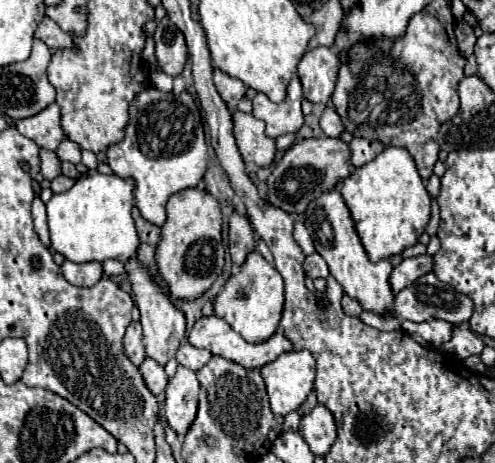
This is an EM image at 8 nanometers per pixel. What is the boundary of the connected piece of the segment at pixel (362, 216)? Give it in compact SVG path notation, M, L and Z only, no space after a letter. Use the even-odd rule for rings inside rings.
M386 147L370 163L354 169L350 177L342 181L340 193L352 213L370 261L400 255L418 241L430 219L430 195L418 175L412 155L402 147Z

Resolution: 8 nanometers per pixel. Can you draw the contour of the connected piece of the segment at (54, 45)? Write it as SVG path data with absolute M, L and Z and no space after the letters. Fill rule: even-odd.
M46 17L46 19L38 25L34 37L40 39L40 41L44 41L46 47L52 49L52 51L62 49L62 47L72 47L72 39L70 39L70 35L64 33L64 31L60 29L60 25L54 23L50 17Z

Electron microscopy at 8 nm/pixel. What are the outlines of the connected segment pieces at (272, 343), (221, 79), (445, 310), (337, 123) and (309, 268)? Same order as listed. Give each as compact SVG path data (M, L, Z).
M210 315L210 317L202 317L196 321L196 325L192 327L190 335L188 335L188 343L192 343L194 347L202 347L208 349L212 355L220 355L224 359L230 359L246 369L260 369L262 365L274 361L278 355L282 355L284 351L292 349L292 341L282 333L282 329L278 329L270 339L262 341L262 343L248 343L244 341L224 319Z
M214 69L214 85L216 85L216 91L220 93L220 97L224 99L224 103L228 105L230 111L236 109L238 101L246 93L246 85L240 79L234 79L226 73L222 73L220 69Z
M434 273L422 275L410 287L396 293L396 297L394 297L392 305L390 305L392 315L396 315L400 319L410 319L414 323L444 319L444 321L450 321L454 325L460 325L460 323L464 323L464 321L468 321L472 317L472 311L474 311L472 299L468 295L464 295L464 293L458 293L454 287L442 283Z
M326 105L326 109L322 111L320 127L322 127L324 135L328 135L328 137L340 137L340 133L344 131L344 125L342 125L342 121L332 105Z
M318 253L308 255L308 257L304 259L302 267L304 267L304 275L306 275L306 277L312 277L312 279L328 277L328 275L330 275L330 273L328 273L328 265L326 265L326 261L324 261Z

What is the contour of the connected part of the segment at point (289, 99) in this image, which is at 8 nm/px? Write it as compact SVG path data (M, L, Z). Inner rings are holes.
M294 73L288 83L284 101L272 103L264 93L258 93L252 101L254 105L252 115L266 123L266 135L272 139L286 133L296 133L304 123L300 101L302 101L302 83Z

